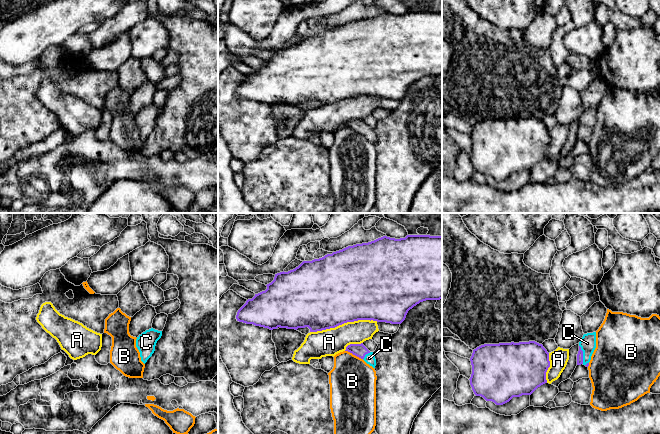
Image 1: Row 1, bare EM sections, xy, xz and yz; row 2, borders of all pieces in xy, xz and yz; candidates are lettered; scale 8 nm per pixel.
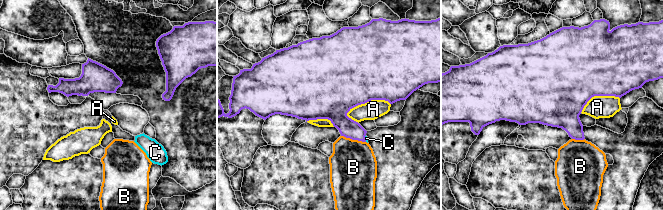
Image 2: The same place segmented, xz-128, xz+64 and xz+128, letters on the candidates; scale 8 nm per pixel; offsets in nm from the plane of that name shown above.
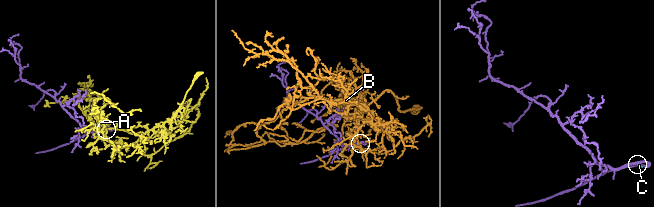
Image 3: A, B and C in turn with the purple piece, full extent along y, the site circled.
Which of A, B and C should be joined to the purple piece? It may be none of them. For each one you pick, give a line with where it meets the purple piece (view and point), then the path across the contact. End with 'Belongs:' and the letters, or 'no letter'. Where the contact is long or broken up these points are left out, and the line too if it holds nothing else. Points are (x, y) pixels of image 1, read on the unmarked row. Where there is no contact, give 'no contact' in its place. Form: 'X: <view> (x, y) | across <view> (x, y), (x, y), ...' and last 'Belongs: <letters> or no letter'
C: yz (582, 130) | across yz (580, 129), (582, 130), (586, 126), (587, 119)
Belongs: C

